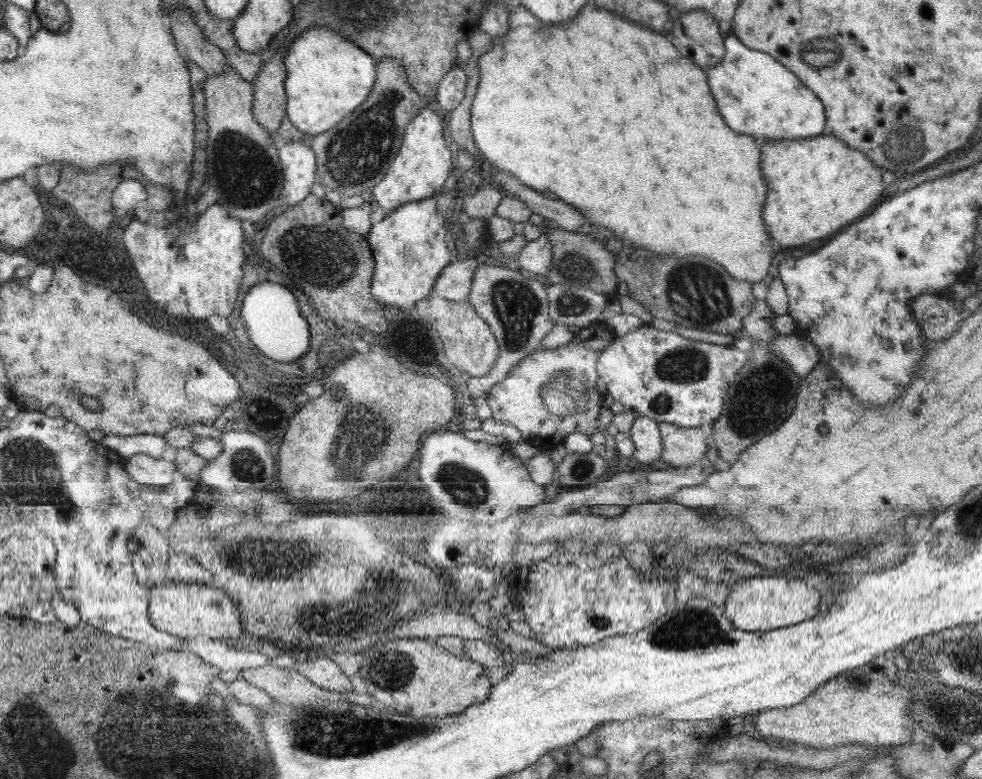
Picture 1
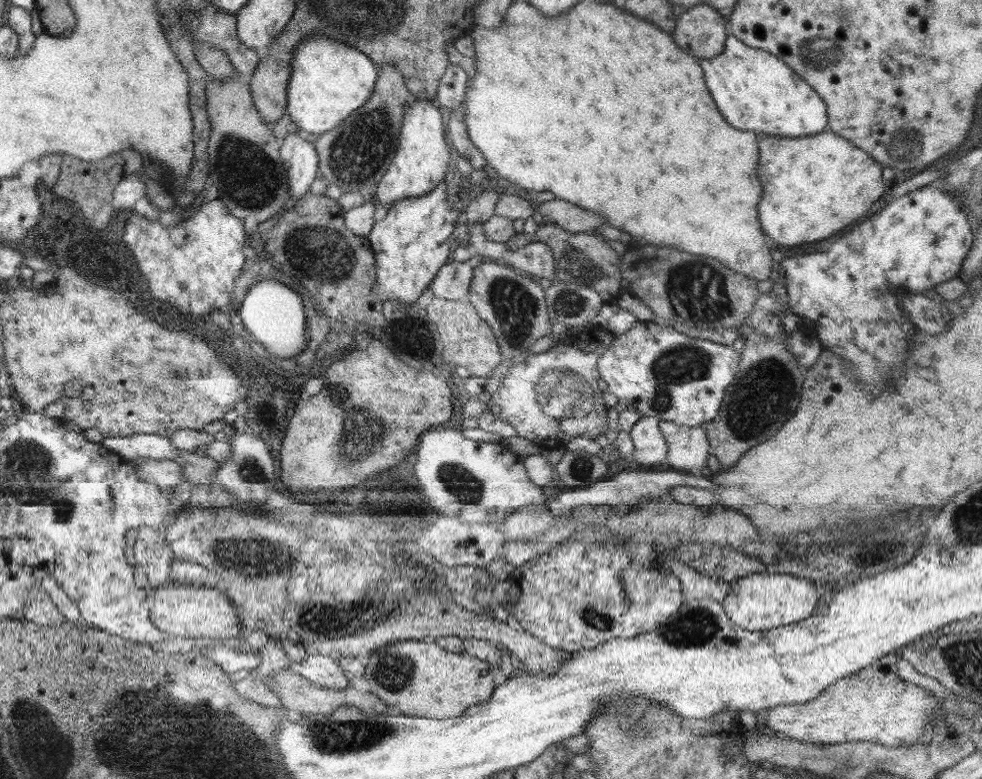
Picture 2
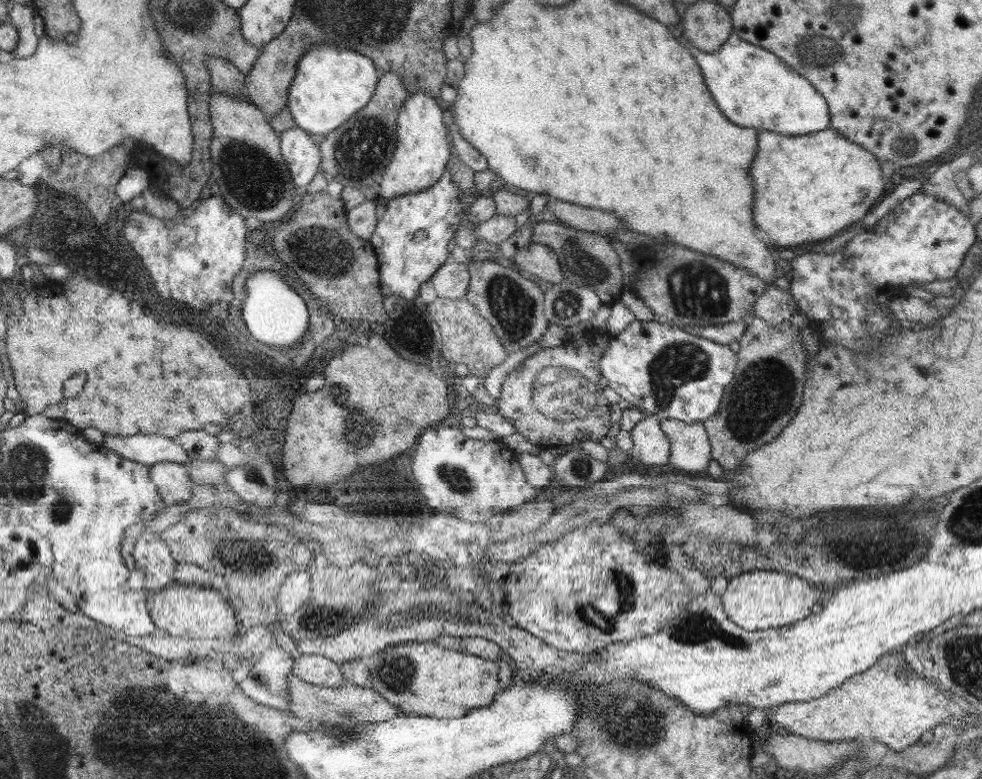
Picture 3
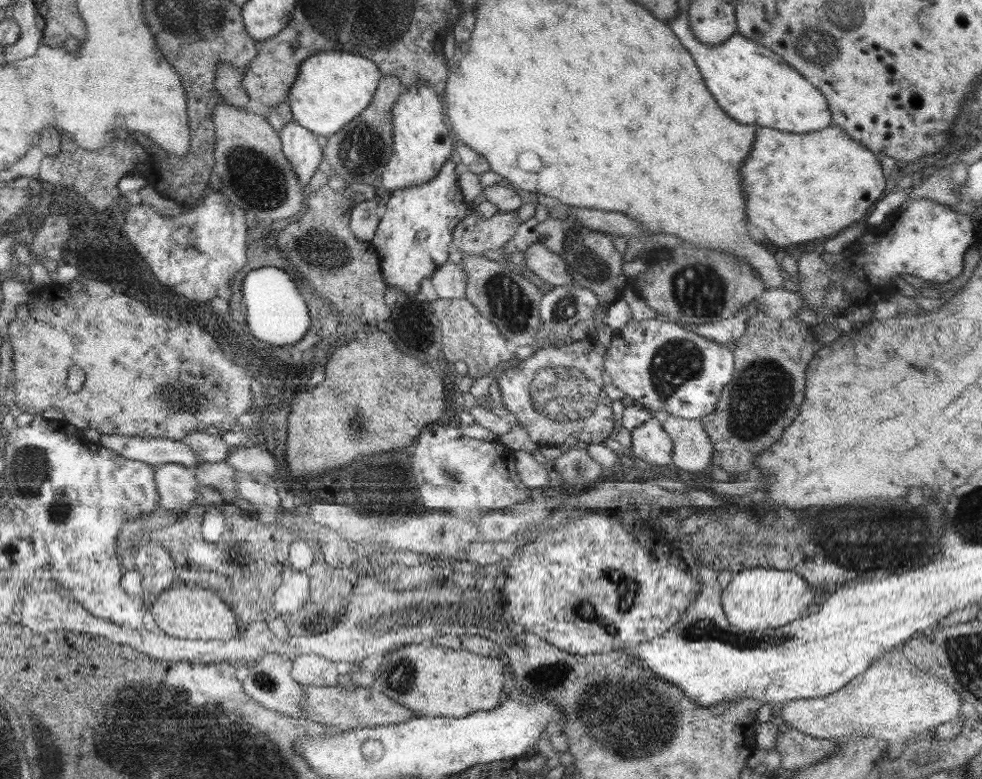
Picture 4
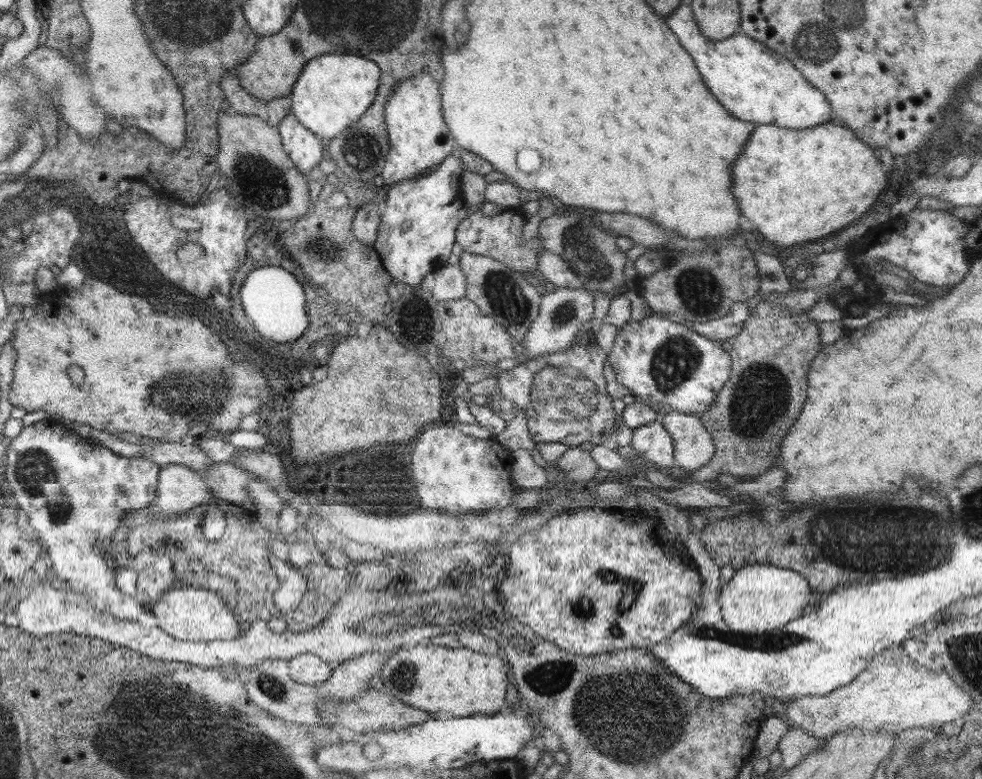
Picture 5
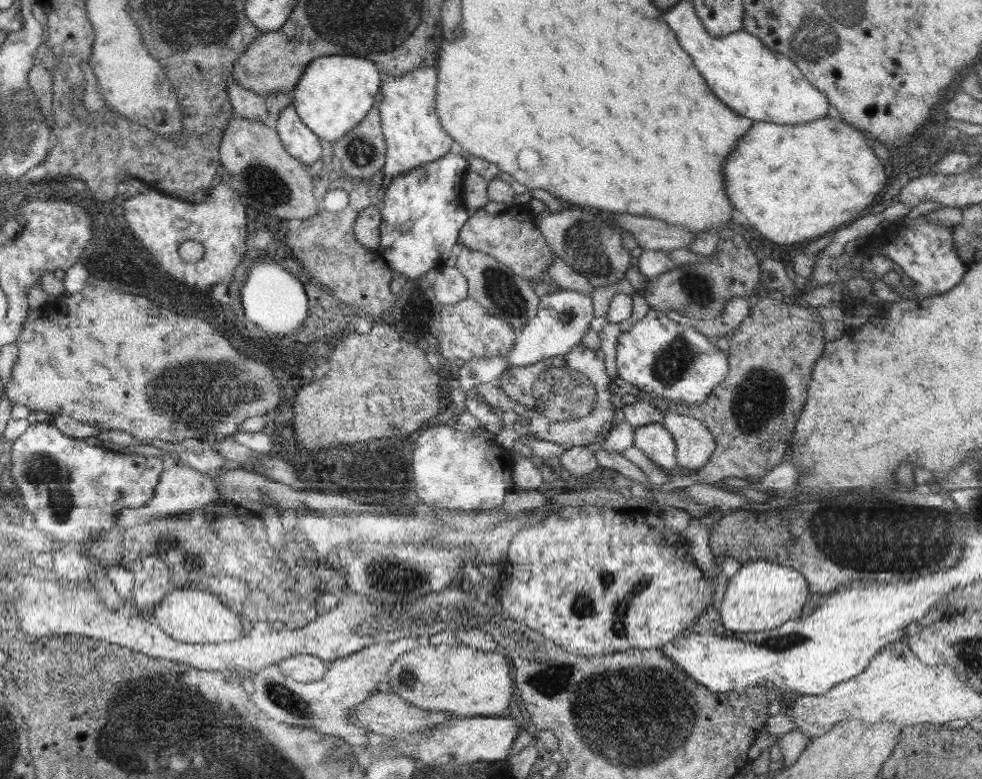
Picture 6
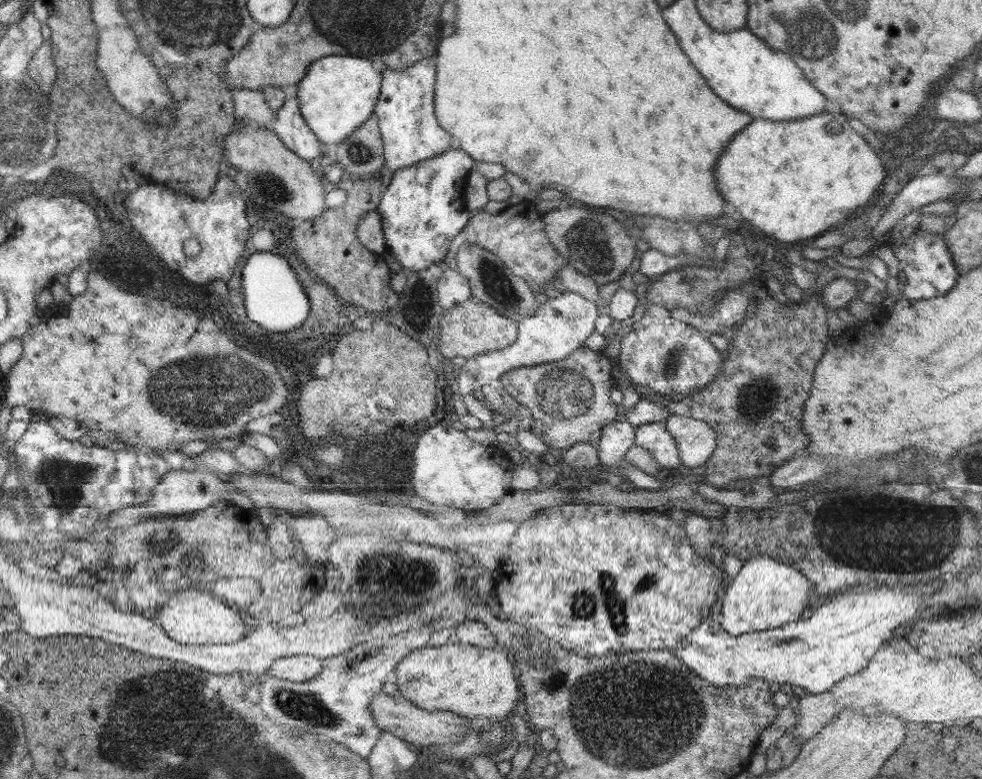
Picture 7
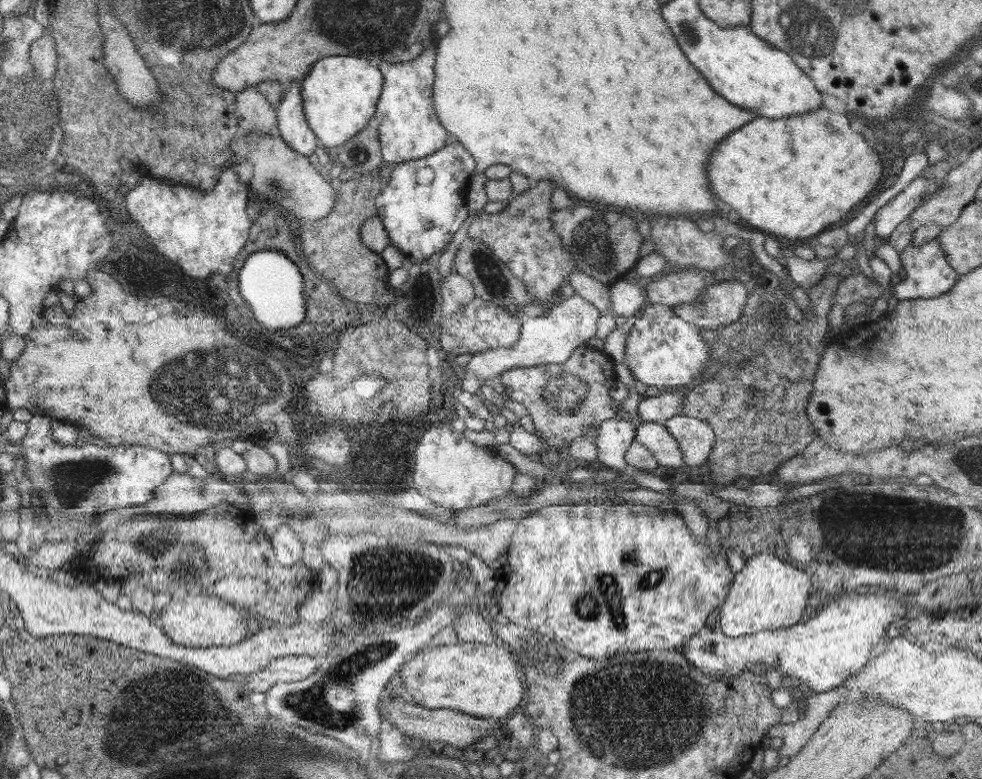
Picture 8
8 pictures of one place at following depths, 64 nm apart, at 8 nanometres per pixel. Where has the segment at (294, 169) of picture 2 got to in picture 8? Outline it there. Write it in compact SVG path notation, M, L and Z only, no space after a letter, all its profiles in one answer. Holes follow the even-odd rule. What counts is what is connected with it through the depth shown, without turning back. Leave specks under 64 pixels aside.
M302 80L290 82L288 92L282 95L278 105L277 128L286 144L296 152L307 156L321 148L319 138L307 124L302 108Z

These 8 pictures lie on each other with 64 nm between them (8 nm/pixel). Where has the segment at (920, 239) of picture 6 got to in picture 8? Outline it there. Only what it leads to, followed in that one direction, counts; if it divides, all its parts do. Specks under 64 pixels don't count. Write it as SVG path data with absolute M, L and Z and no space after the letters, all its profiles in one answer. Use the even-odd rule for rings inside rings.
M934 238L930 242L919 246L909 244L903 252L900 252L900 258L902 266L906 269L906 278L894 285L893 292L890 295L892 302L937 297L952 289L958 280L959 275L948 264L948 260L946 260L940 244L938 244L938 238Z

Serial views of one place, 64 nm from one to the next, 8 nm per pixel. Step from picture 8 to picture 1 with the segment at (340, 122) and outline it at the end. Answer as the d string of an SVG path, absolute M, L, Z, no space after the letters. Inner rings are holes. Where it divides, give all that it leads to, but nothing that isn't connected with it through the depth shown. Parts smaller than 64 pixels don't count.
M310 28L298 34L285 52L286 116L303 134L317 135L334 128L363 104L377 78L373 57L330 28Z

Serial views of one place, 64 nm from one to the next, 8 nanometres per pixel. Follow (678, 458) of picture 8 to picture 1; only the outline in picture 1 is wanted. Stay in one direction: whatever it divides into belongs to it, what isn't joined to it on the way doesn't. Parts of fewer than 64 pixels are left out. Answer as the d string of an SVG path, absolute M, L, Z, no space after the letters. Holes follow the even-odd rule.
M637 416L629 432L634 443L634 454L638 462L652 463L662 459L662 435L658 421L644 416Z

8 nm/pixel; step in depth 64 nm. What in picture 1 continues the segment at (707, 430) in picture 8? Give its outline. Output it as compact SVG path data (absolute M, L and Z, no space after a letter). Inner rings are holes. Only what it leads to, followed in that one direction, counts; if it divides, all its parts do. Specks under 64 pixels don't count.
M659 422L662 435L662 459L673 467L701 465L708 452L707 429L701 427L679 427L667 422Z

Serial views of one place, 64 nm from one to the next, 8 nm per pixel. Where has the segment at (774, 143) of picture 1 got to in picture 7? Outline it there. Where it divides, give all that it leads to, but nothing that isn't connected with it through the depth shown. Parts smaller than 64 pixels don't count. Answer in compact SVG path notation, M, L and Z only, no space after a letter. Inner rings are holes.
M826 111L788 122L754 119L734 136L714 168L720 196L742 214L743 220L752 222L758 230L780 242L820 236L848 223L848 216L854 210L870 202L874 192L884 183L885 175L878 154L849 126L848 119L842 113L829 114Z

